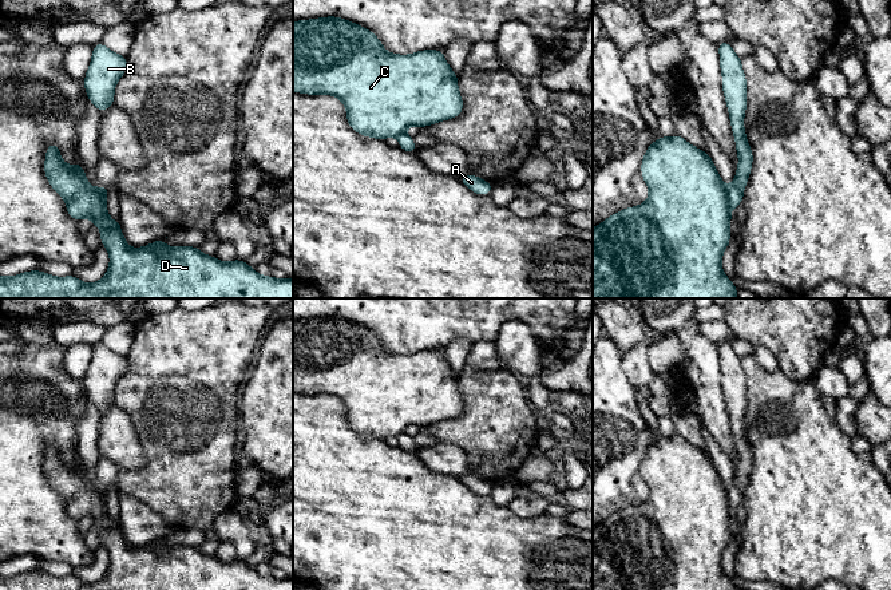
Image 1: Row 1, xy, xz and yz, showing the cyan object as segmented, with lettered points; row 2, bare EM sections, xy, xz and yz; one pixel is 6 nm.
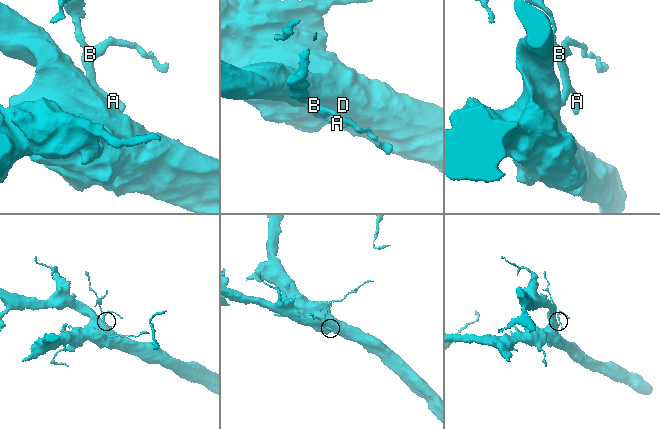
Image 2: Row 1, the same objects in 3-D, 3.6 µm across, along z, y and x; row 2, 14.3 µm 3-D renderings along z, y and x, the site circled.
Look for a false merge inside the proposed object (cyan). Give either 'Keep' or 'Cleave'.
Cleave

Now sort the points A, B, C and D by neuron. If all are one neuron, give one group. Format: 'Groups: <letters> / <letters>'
Groups: A B / C D

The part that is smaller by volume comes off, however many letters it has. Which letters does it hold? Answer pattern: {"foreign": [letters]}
{"foreign": ["A", "B"]}

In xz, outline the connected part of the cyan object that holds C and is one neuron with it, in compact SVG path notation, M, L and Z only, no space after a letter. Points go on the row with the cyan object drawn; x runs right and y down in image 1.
M337 16L293 21L293 91L338 98L345 106L349 127L360 135L381 140L399 136L408 126L423 128L450 120L462 115L464 108L458 74L451 70L441 50L391 54L372 31Z

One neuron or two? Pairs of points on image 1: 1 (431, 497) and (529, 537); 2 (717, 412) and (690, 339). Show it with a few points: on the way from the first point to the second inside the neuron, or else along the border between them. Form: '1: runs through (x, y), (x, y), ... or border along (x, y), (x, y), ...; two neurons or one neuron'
1: runs through (455, 521), (471, 537), (505, 537); one neuron
2: runs through (709, 394), (701, 357); one neuron

